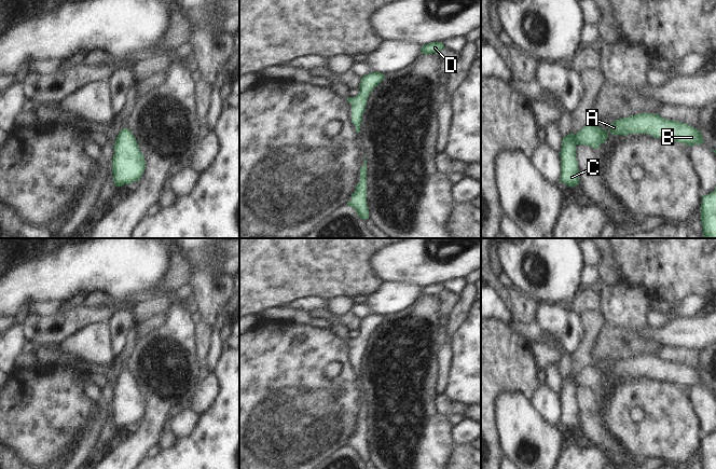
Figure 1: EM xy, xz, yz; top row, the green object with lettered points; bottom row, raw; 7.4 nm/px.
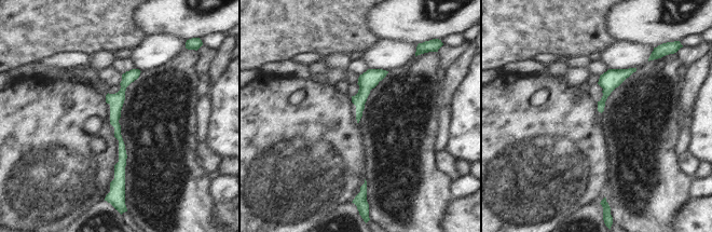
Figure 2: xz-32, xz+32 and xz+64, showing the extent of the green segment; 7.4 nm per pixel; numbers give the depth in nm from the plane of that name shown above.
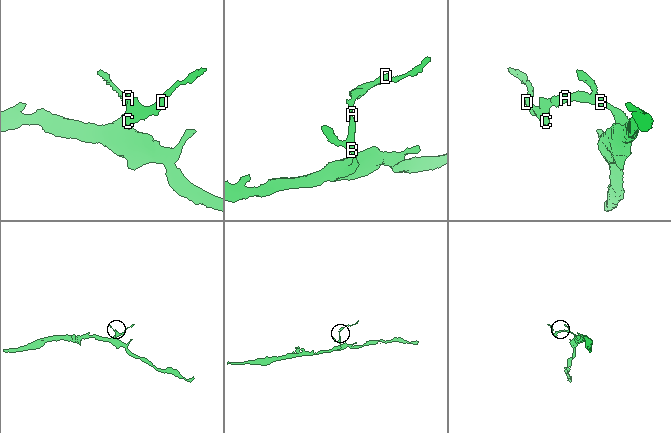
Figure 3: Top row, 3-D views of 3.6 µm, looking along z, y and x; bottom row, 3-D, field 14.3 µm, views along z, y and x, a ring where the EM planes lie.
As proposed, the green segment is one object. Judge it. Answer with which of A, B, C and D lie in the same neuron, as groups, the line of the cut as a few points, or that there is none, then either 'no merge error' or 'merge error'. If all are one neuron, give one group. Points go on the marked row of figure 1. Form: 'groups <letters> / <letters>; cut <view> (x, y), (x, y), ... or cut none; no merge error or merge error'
groups A B C D; cut none; no merge error

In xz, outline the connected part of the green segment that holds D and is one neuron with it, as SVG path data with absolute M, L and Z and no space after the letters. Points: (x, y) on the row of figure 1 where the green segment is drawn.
M430 42L428 44L423 45L422 47L422 54L438 54L440 51L444 49L444 45L442 42Z

